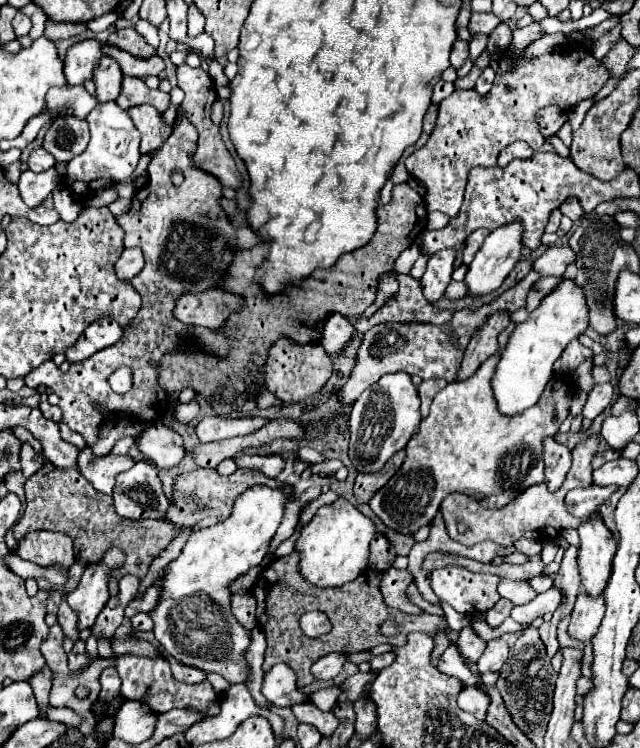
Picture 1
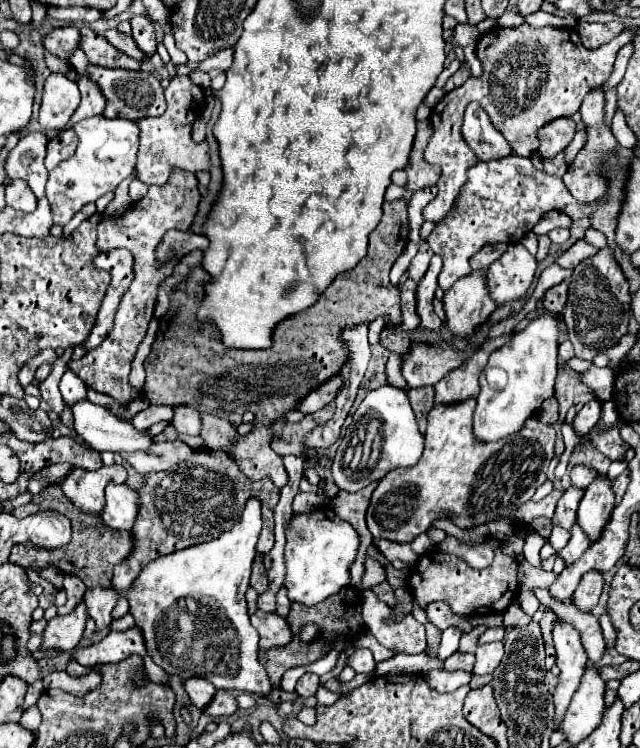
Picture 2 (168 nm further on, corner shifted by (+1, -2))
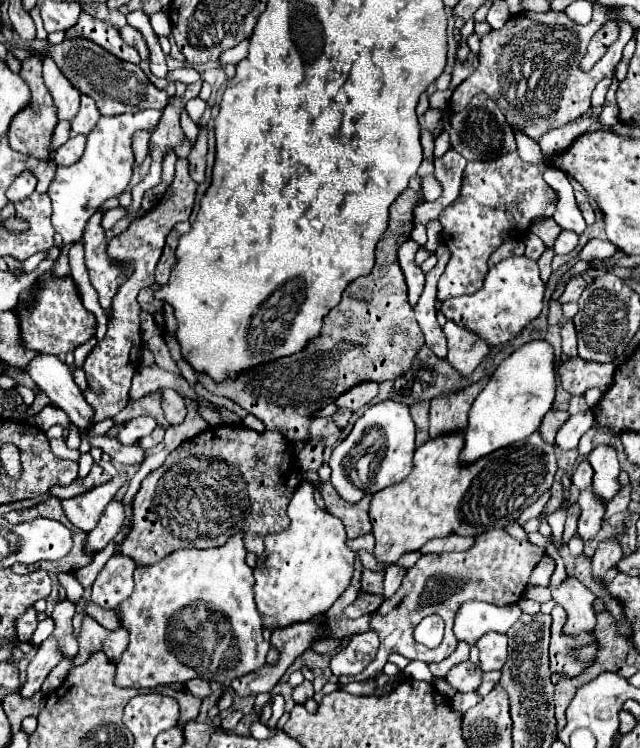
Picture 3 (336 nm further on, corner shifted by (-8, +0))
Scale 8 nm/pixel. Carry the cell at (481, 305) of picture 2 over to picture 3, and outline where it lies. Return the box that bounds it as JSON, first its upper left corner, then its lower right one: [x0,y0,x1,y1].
[443,321,489,375]

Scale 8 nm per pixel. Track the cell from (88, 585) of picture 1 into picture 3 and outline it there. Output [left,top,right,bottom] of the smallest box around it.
[21,637,63,697]

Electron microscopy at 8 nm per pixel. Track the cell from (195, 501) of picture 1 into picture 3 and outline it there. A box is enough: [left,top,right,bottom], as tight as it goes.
[121,425,299,565]

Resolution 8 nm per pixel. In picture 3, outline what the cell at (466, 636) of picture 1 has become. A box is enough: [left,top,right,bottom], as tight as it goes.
[445,661,481,693]

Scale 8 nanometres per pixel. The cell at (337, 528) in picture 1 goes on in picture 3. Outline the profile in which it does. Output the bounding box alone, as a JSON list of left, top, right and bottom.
[255,483,357,629]

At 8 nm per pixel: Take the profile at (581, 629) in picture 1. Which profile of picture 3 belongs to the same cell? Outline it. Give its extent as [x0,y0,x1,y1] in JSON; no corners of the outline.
[591,537,623,583]

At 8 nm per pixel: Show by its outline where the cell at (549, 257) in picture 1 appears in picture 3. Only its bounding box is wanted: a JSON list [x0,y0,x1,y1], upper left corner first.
[579,239,617,261]

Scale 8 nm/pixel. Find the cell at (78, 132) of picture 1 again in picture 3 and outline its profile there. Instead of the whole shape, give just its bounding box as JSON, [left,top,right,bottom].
[55,135,85,165]

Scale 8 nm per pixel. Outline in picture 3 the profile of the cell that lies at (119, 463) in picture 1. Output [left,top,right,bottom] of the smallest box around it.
[63,471,127,531]

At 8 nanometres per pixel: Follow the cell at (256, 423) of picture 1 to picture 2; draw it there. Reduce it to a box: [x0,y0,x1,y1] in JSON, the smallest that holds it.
[170,405,200,435]

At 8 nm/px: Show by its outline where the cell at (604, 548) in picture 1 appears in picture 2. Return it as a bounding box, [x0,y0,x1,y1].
[578,475,614,541]

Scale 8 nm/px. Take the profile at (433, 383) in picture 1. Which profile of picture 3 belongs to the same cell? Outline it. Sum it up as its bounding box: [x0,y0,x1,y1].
[411,401,429,447]

